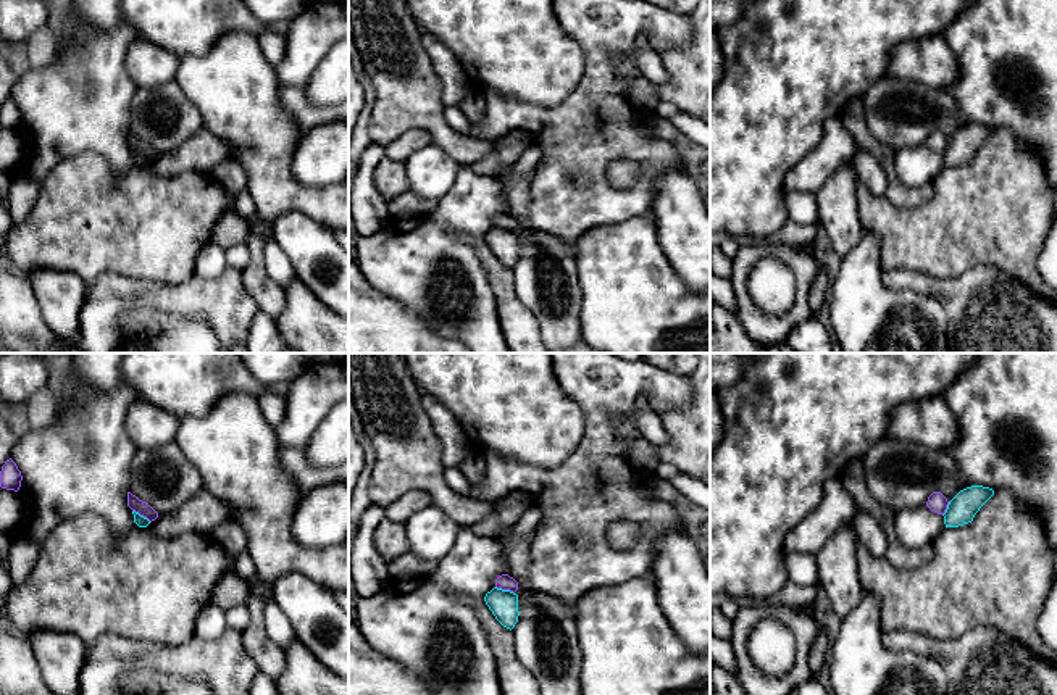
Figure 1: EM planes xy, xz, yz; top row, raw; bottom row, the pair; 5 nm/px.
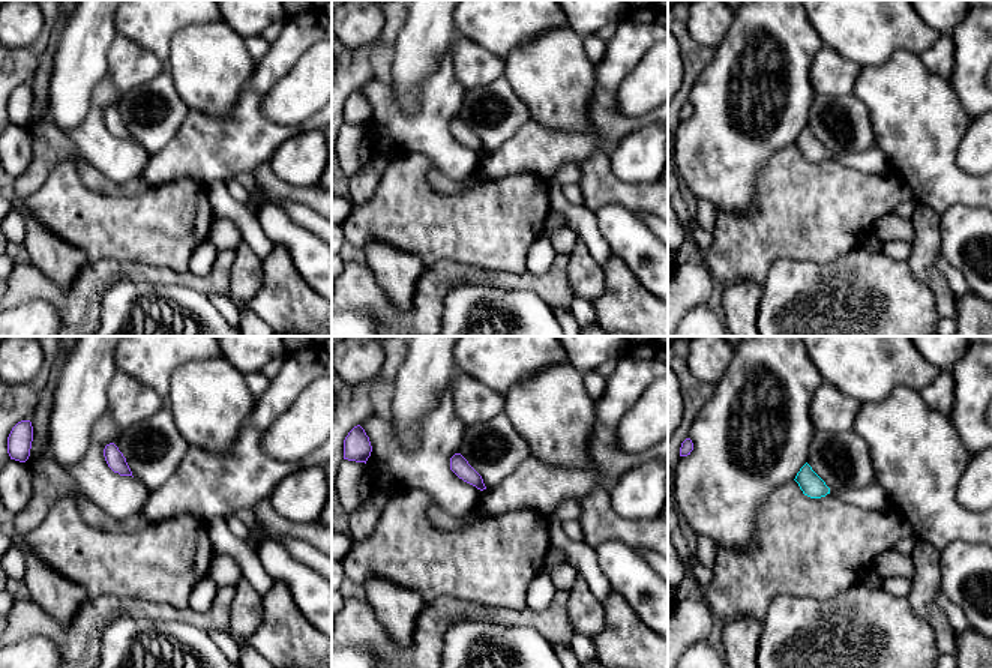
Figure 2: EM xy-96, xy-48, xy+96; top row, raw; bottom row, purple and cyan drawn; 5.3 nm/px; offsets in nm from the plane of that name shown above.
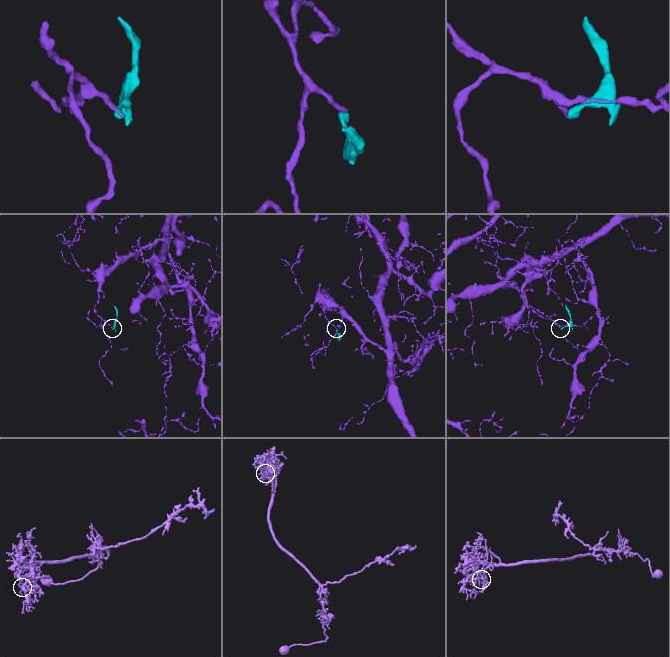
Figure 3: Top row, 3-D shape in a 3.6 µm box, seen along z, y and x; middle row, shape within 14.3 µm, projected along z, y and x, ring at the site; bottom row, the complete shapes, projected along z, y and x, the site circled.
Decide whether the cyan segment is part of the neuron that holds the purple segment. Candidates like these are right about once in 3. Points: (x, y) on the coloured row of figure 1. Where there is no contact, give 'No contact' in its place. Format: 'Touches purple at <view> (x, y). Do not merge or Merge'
Touches purple at xz (505, 589). Do not merge

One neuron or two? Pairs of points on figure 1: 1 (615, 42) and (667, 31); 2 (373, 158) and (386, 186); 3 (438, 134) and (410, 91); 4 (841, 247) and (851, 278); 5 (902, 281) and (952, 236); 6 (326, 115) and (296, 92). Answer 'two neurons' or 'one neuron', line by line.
1: one neuron
2: two neurons
3: one neuron
4: two neurons
5: two neurons
6: one neuron

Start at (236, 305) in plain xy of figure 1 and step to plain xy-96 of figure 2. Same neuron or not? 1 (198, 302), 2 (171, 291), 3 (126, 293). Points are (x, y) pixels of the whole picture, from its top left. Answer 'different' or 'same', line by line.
1: different
2: different
3: different

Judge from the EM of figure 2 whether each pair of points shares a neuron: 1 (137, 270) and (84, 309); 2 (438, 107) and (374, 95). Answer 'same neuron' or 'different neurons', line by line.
1: same neuron
2: same neuron

